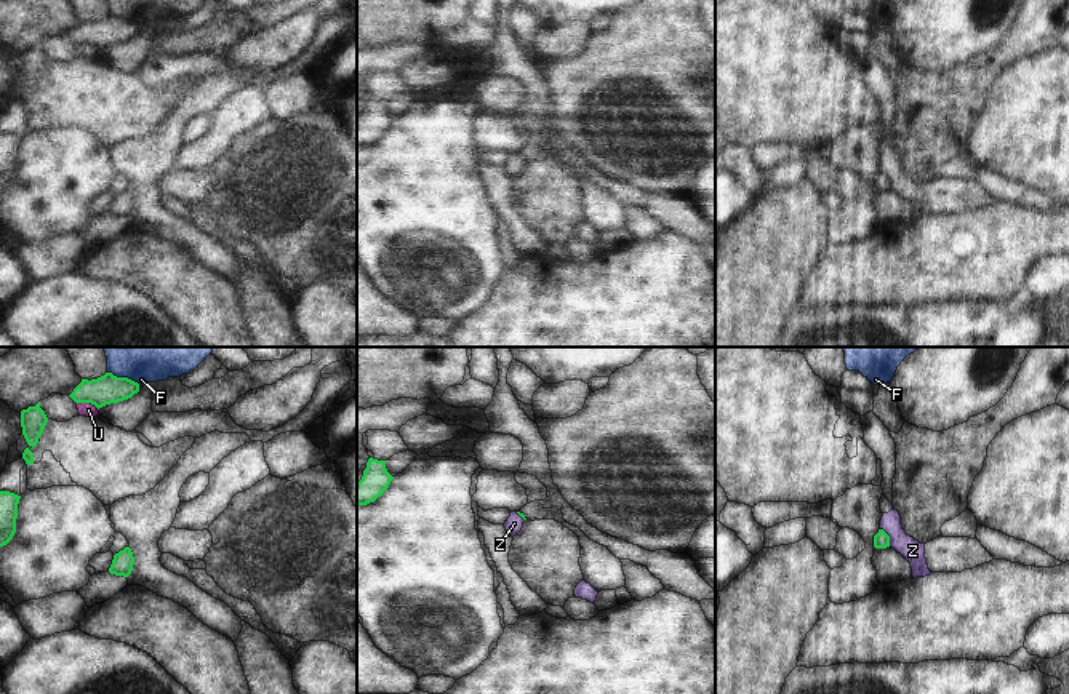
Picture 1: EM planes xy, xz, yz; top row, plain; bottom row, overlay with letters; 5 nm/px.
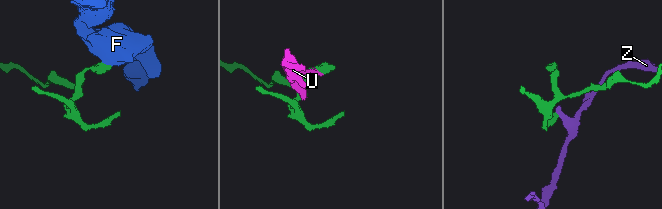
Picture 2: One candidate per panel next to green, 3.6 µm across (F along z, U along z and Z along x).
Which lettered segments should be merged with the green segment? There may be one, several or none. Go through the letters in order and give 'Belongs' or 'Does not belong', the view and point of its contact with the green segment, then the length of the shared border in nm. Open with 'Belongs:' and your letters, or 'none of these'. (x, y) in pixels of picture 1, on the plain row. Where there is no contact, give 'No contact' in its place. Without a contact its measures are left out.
Belongs: none of these
F: Does not belong. Touches green at xy (124, 19). Shared border 180 nm
U: Does not belong. Touches green at xy (88, 43). Shared border 120 nm
Z: Does not belong. Touches green at yz (888, 179). Shared border 110 nm.

